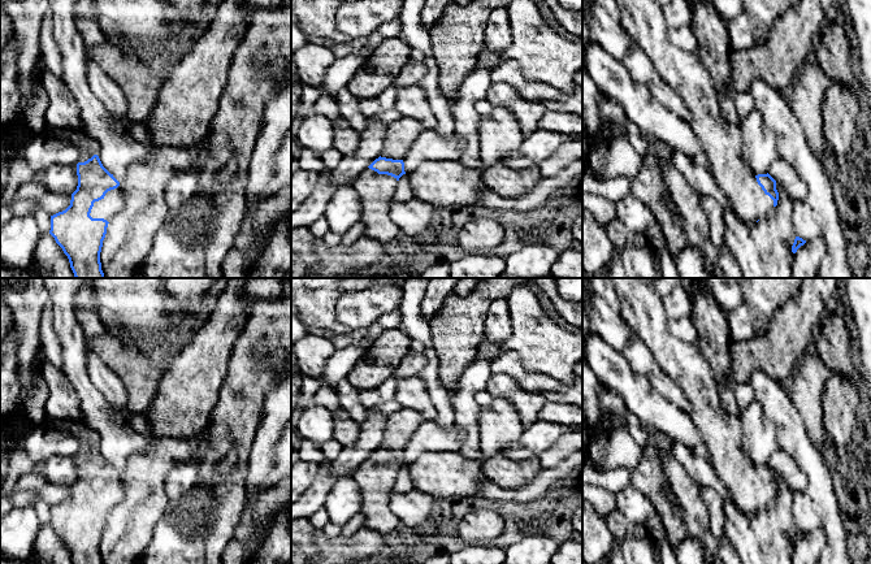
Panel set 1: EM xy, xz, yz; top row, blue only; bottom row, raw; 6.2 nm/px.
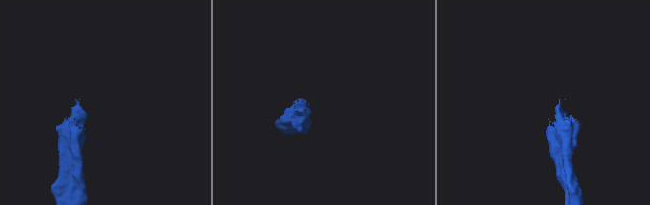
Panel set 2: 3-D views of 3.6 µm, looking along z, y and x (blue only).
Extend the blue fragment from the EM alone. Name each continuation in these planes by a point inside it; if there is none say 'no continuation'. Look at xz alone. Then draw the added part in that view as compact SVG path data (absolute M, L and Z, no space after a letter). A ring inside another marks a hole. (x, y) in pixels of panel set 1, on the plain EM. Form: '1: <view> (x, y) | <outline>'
1: xz (401, 425) | M402 408L394 412L387 417L381 448L403 451L422 422L422 416L413 409Z
2: xz (376, 482) | M365 460L354 473L352 478L359 485L361 493L361 513L365 516L364 528L390 535L400 526L399 519L390 509L390 496L398 477L396 469L387 465L378 465L372 460Z

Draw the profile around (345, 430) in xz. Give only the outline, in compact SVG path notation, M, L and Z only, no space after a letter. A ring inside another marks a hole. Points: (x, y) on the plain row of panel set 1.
M341 409L334 413L333 420L333 438L338 441L342 447L354 444L360 434L360 424L354 421Z

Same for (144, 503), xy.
M157 438L156 443L127 459L120 474L124 485L124 500L108 515L103 532L100 554L103 564L136 564L152 541L153 529L165 517L170 500L165 493L165 478L176 463L190 463L198 448L199 438L172 439Z

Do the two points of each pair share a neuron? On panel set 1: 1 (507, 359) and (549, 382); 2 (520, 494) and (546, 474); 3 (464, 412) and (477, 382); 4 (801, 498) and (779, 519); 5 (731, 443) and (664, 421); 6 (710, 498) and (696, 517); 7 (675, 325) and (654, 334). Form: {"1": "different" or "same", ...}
{"1": "same", "2": "same", "3": "same", "4": "different", "5": "different", "6": "different", "7": "different"}

